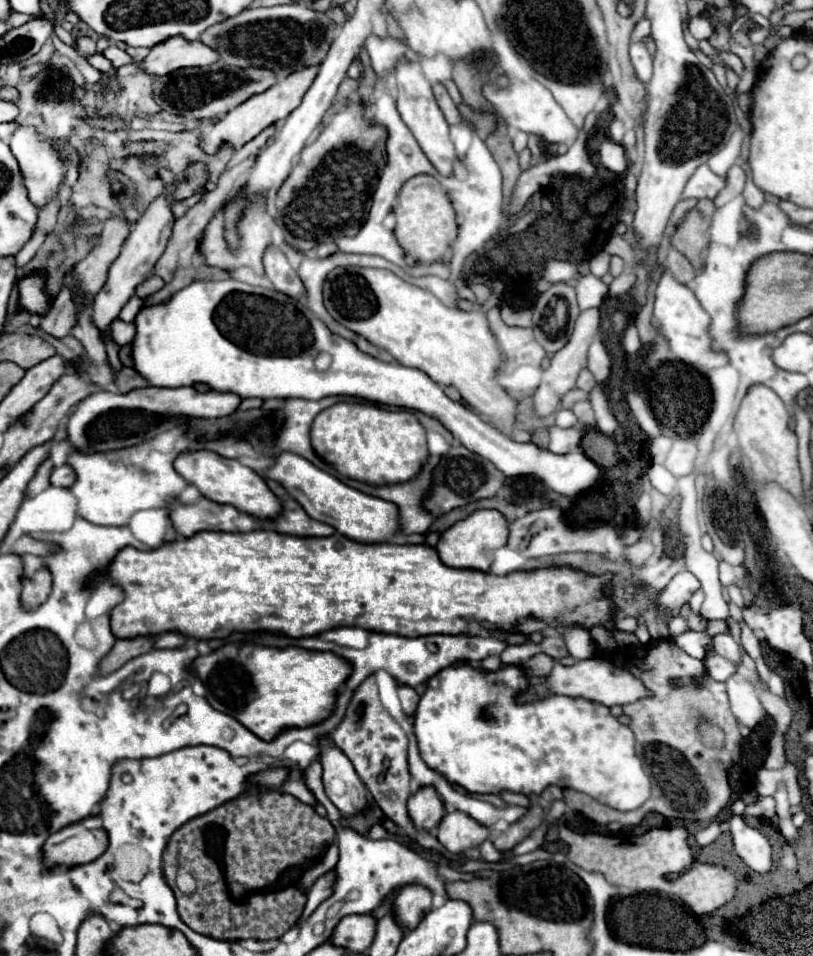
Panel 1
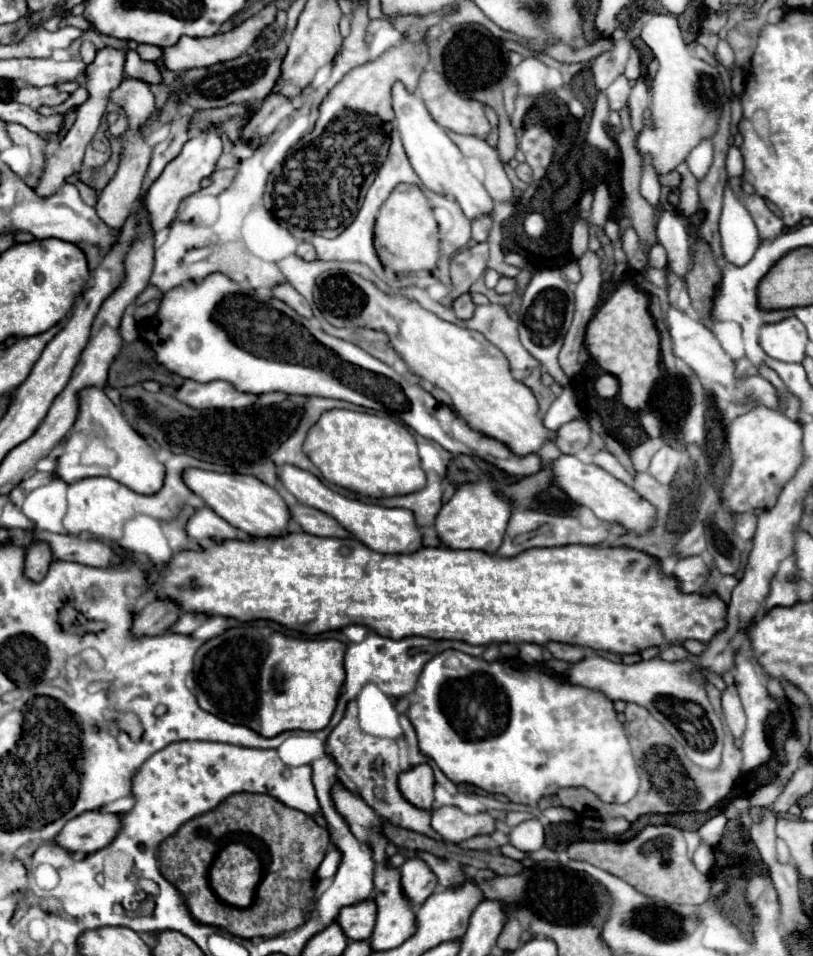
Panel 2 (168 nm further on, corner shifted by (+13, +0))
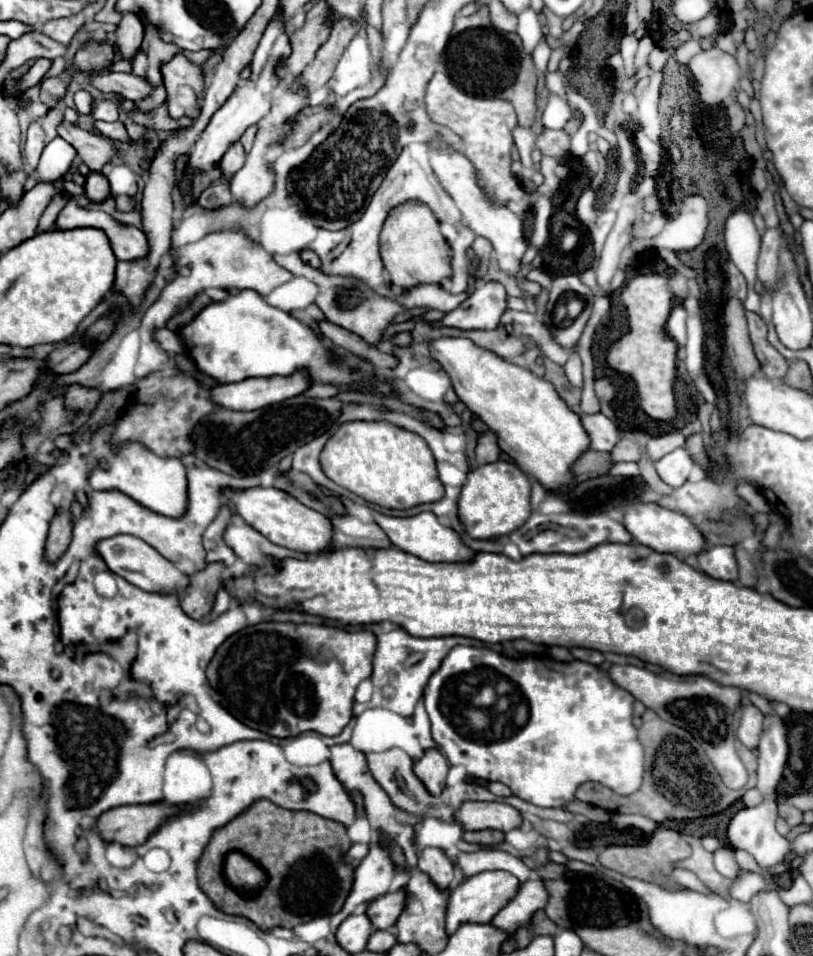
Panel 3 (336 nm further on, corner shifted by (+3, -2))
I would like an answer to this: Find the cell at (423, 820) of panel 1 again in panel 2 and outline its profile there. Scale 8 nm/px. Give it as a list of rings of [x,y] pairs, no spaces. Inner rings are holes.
[[[420,764],[400,774],[398,786],[402,796],[420,810],[430,810],[434,802],[434,776],[428,764]]]

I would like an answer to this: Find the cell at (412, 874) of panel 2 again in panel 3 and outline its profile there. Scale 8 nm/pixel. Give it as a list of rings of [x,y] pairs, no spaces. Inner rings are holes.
[[[424,848],[420,852],[418,868],[426,872],[438,888],[448,888],[454,882],[454,862],[440,848]]]

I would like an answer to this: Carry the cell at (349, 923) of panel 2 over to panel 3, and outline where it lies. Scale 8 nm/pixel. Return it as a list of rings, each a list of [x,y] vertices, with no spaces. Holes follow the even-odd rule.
[[[402,888],[396,892],[388,892],[368,906],[368,918],[372,920],[372,926],[376,930],[392,928],[398,920],[398,914],[402,914]]]

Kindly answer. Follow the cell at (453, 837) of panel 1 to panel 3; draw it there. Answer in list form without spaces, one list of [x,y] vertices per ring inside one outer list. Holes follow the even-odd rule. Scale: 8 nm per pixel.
[[[464,802],[456,812],[456,820],[464,830],[500,830],[508,832],[522,824],[522,816],[516,808],[504,802]]]

